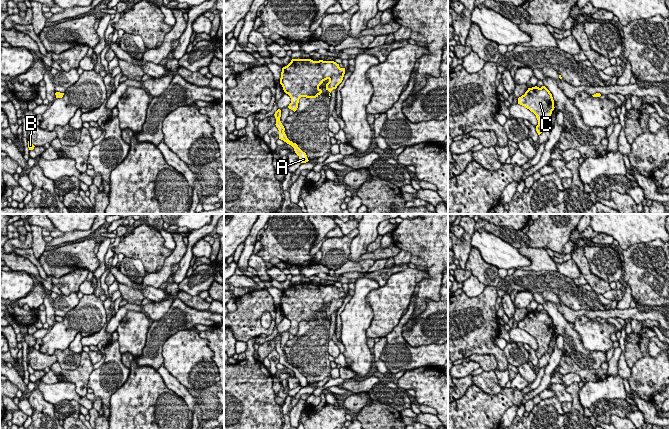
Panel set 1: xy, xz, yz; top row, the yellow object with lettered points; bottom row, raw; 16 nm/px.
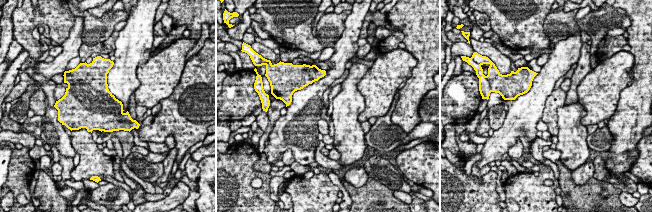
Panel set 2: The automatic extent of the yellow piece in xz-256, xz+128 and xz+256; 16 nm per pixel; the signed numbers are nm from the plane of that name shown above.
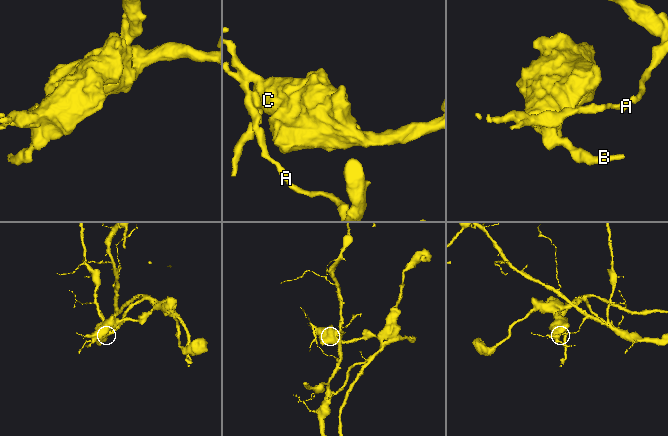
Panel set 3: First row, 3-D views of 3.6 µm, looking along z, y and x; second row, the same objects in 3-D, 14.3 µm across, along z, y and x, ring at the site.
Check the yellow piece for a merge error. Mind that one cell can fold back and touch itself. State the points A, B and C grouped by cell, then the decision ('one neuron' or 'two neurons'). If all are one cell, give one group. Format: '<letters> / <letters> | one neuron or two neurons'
A / B C | two neurons

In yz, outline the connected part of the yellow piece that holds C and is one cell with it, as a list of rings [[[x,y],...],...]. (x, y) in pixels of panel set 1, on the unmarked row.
[[[545,310],[528,312],[525,318],[518,322],[518,328],[536,339],[538,344],[536,355],[540,359],[548,351],[552,335],[555,332],[550,315]]]

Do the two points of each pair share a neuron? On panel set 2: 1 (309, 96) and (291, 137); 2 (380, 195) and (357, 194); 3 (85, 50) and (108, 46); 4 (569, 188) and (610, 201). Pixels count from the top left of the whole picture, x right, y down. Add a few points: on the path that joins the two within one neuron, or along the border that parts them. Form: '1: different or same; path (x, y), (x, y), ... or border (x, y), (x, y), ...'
1: same; path (306, 106), (298, 127)
2: same; path (374, 195), (363, 195)
3: same; path (91, 49), (102, 48)
4: same; path (579, 198), (582, 201), (600, 201)

